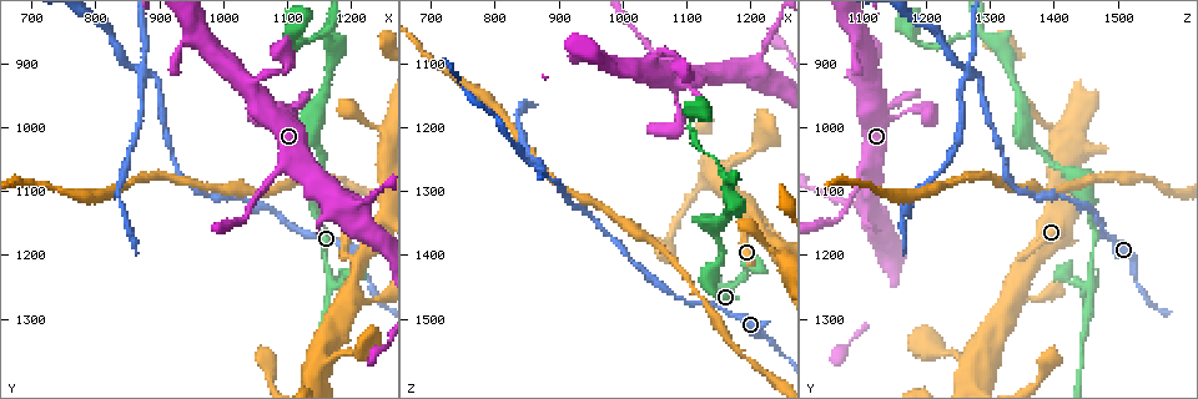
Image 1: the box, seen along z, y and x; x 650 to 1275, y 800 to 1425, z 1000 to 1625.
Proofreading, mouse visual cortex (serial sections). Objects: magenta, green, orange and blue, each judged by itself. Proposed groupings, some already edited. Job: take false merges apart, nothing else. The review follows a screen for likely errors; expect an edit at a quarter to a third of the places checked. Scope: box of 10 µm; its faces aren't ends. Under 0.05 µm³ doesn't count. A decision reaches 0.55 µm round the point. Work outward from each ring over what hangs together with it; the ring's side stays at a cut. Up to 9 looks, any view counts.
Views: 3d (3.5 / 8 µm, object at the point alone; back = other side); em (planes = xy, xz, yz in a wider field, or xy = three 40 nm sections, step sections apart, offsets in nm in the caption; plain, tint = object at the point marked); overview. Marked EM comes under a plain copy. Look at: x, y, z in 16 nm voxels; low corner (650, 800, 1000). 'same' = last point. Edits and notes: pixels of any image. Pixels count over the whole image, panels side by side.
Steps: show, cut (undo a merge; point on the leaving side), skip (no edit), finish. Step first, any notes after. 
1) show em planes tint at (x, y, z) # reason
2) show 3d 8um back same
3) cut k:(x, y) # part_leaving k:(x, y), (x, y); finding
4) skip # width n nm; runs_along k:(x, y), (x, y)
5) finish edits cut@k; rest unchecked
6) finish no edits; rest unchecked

show 3d 8um at (1220, 1350, 1220)

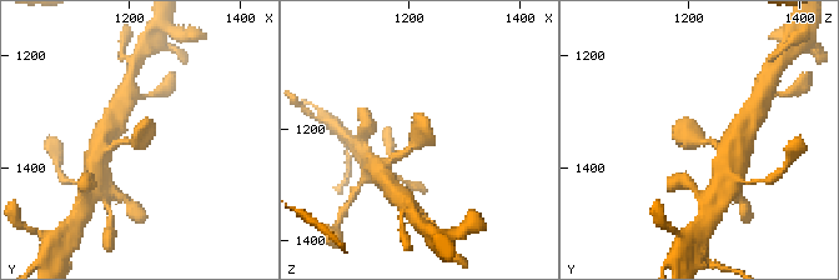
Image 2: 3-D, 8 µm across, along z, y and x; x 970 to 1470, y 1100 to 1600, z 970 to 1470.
show 3d 3.5um same # closer look

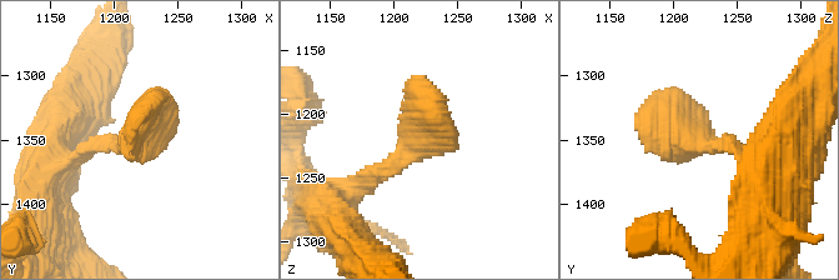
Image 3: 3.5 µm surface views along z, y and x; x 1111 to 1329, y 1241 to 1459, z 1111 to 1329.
show em xy step 2 tint at (1218, 1352, 1220)

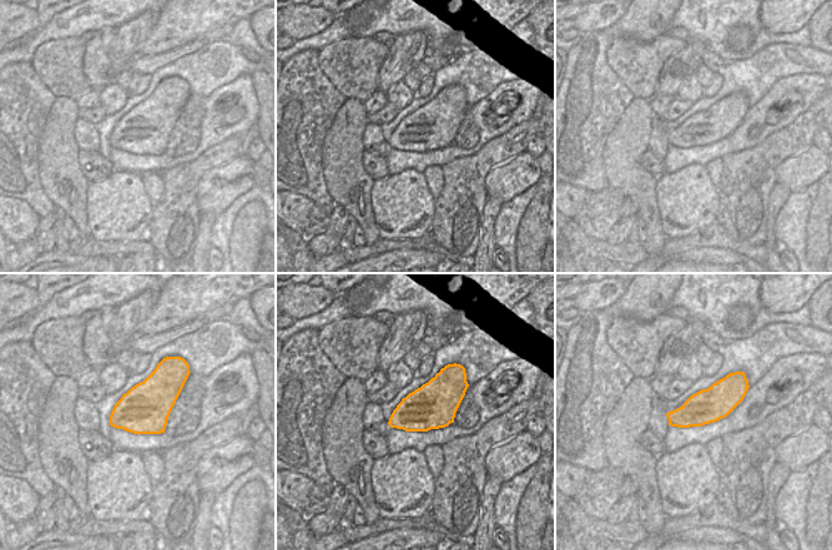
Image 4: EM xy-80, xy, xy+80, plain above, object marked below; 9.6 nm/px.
skip # runs_along 3:(352, 189), (448, 100); all the same cell

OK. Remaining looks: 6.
show 3d 3.5um at (1170, 1245, 1455)

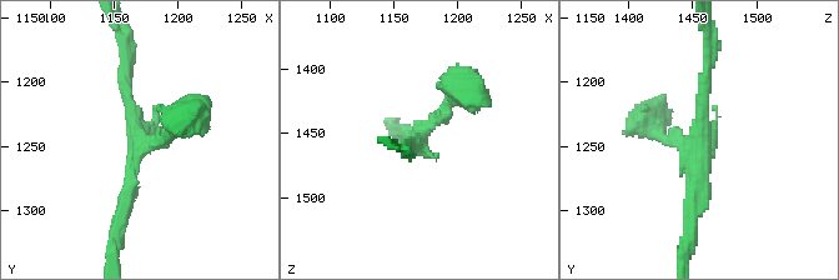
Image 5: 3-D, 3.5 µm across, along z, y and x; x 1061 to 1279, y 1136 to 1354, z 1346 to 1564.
show em xy step 5 tint at (1166, 1246, 1458)

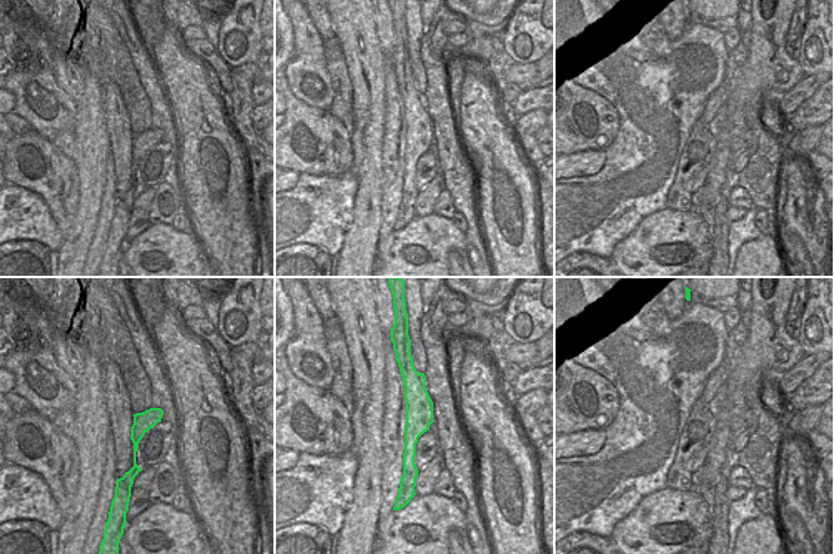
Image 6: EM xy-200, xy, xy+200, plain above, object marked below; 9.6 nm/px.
skip # runs_along 6:(407, 363), (415, 383), (413, 471); continuous, no second cell

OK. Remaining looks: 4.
show 3d 8um at (1160, 855, 1285) # arms part here

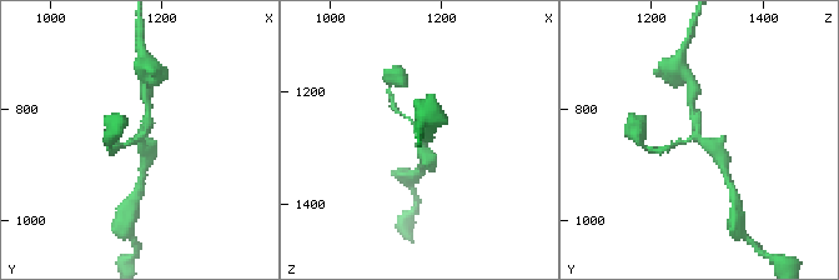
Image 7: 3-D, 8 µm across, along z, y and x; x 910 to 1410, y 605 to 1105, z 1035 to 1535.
show em xy step 3 tint same # arms 3; arm_widths 100, 200, 350 nm

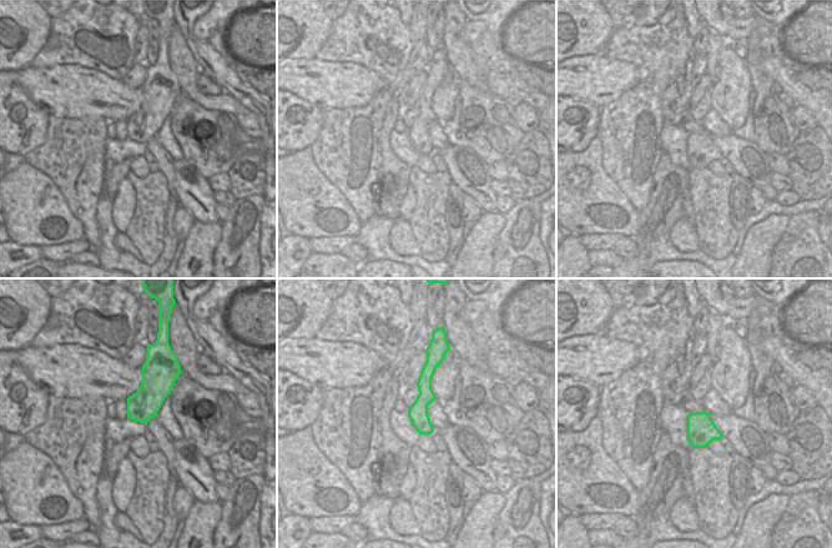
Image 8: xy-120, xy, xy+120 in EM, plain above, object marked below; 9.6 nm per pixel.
skip # runs_along 7:(425, 164), (415, 125), (400, 113); all the same cell

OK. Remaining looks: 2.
show 3d 3.5um at (875, 920, 1265) # abrupt turn

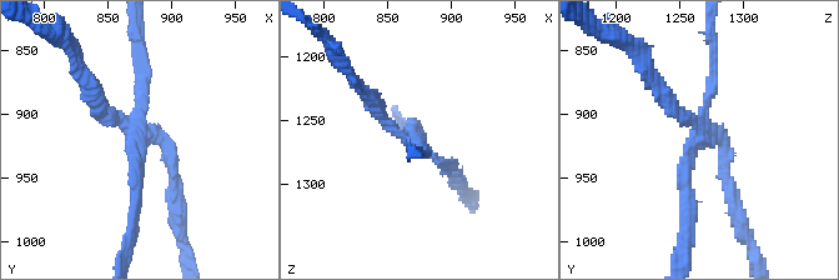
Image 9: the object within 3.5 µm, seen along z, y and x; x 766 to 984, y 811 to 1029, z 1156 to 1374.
show em xy step 2 tint at (876, 918, 1266) # now the EM

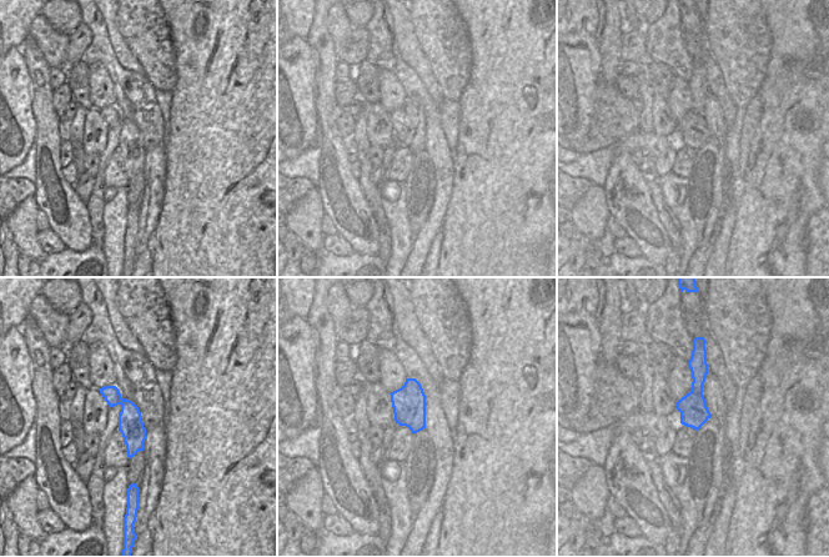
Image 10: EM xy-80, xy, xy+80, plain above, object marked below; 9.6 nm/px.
cut 9:(137, 178) # arm_widths 150, 150, 200, 200 nm; part_leaving 9:(149, 138), (134, 153), (130, 238); a second cell is stuck on

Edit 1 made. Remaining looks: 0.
finish edits cut@9; rest unchecked

